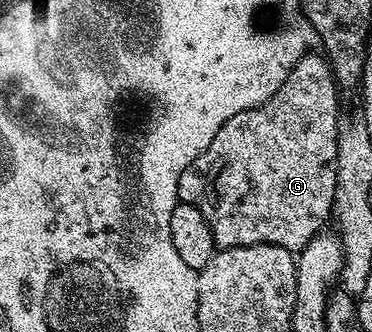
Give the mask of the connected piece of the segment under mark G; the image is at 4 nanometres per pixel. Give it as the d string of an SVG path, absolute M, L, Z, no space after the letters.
M305 53L300 58L298 65L294 65L290 77L286 77L286 81L280 86L278 93L274 93L274 97L270 97L268 102L263 103L261 107L250 109L246 113L238 113L234 117L230 117L230 121L226 121L222 125L222 129L218 129L218 137L214 137L214 141L210 141L206 153L198 156L182 173L178 192L179 202L194 205L200 210L202 217L206 217L206 225L210 225L210 229L214 233L217 248L274 245L298 253L314 236L325 230L324 222L329 222L336 188L336 154L340 144L342 118L340 119L340 103L336 100L338 85L332 77L331 66L323 54L312 54Z

